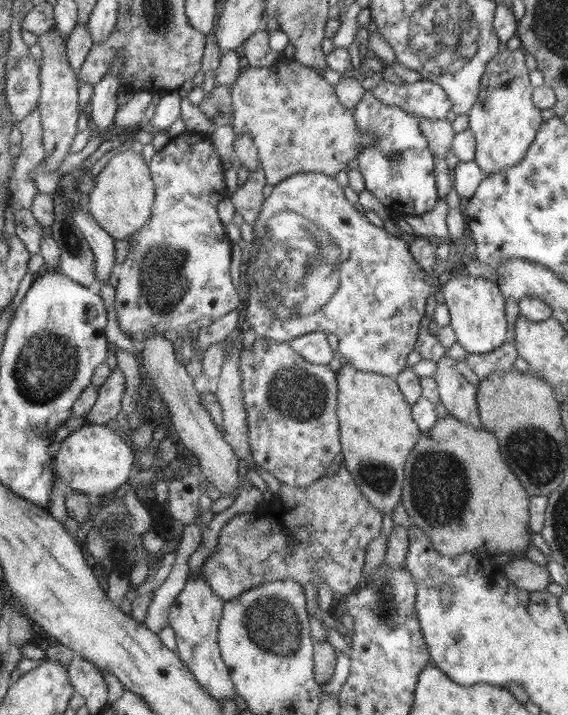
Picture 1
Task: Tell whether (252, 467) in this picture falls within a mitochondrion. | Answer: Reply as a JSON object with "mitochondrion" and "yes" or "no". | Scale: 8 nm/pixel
{"mitochondrion":"no"}

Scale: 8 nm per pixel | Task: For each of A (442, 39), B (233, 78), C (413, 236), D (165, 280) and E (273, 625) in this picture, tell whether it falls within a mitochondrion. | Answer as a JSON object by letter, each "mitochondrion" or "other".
{"A":"mitochondrion","B":"other","C":"other","D":"mitochondrion","E":"mitochondrion"}

